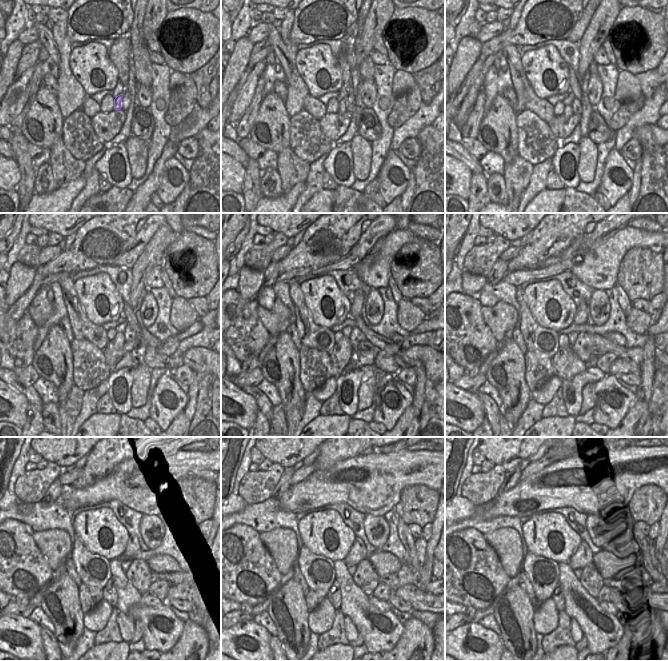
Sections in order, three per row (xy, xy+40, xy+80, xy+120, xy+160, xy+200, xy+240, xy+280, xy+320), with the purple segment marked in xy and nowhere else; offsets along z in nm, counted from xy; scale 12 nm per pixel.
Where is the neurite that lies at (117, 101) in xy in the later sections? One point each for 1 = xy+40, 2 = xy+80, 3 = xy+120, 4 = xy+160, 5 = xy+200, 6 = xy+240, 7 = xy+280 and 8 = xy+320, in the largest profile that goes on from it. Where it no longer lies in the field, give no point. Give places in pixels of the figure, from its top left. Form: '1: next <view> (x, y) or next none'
1: next xy+40 (341, 104)
2: next xy+80 (568, 112)
3: next xy+120 (119, 340)
4: next xy+160 (338, 363)
5: next xy+200 (560, 364)
6: next xy+240 (109, 593)
7: next xy+280 (333, 595)
8: next xy+320 (558, 596)

